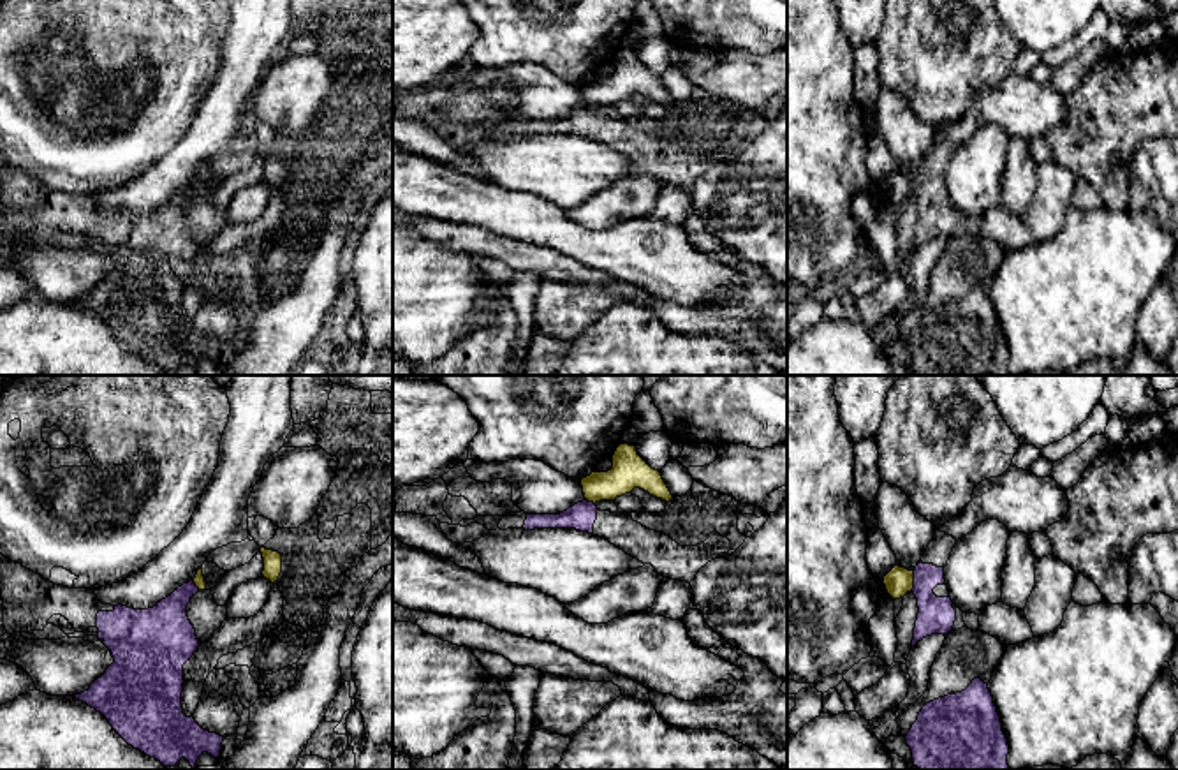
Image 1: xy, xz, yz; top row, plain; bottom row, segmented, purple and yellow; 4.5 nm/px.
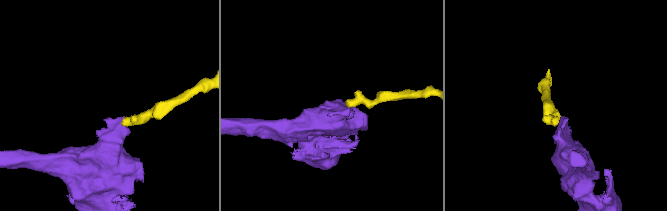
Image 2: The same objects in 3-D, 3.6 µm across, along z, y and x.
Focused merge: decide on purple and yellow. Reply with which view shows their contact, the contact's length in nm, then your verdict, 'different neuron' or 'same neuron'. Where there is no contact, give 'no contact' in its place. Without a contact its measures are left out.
contact in yz; length 90 nm; different neuron

